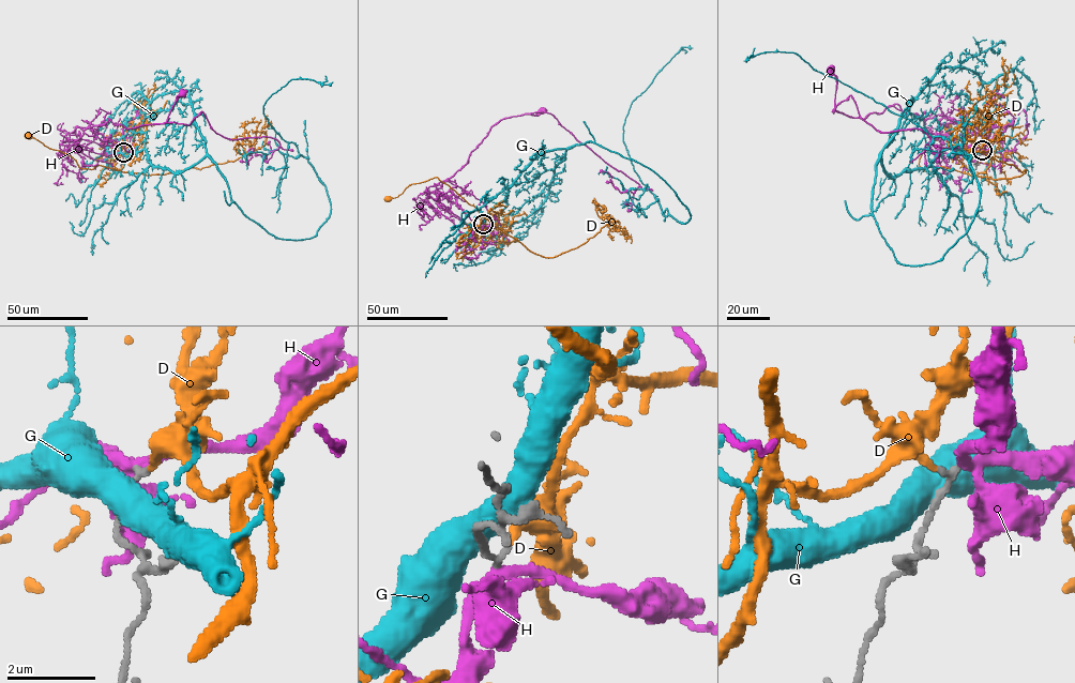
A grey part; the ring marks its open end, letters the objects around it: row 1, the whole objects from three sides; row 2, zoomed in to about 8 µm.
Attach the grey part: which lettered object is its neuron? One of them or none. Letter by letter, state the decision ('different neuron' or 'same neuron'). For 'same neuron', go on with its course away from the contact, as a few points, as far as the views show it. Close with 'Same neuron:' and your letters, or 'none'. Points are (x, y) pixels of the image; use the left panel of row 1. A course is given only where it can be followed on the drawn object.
D: same neuron; it runs (123, 153), (126, 154), (122, 171), (155, 175), (200, 169), (248, 153), (242, 143), (244, 124), (239, 126)
G: different neuron
H: different neuron
Same neuron: D

